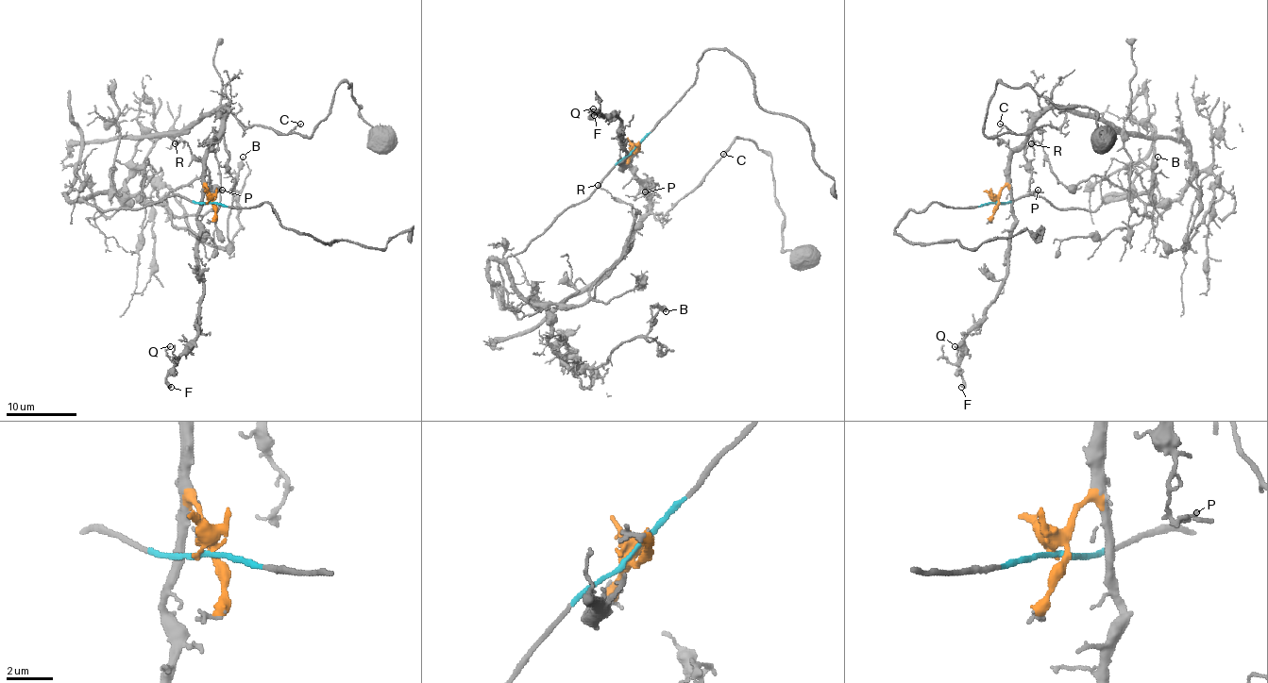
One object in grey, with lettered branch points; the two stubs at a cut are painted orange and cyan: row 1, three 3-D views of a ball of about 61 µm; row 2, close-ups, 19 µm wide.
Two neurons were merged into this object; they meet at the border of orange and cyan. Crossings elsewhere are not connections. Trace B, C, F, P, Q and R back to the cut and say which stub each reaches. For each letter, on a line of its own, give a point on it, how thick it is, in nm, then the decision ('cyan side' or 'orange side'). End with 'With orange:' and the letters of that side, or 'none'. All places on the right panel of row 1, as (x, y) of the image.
B: (1158, 157) | 160 nm | cyan side
C: (1000, 124) | 100 nm | orange side
F: (961, 387) | 400 nm | orange side
P: (1038, 190) | 120 nm | orange side
Q: (955, 346) | 100 nm | orange side
R: (1031, 143) | 140 nm | cyan side
With orange: C, F, P, Q

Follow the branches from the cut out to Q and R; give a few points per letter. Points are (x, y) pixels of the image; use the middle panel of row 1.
Q: (634, 149), (621, 168), (621, 161), (626, 156), (619, 121), (589, 111), (593, 108)
R: (634, 149), (506, 258), (525, 299), (582, 305), (632, 246), (632, 206), (598, 184)

